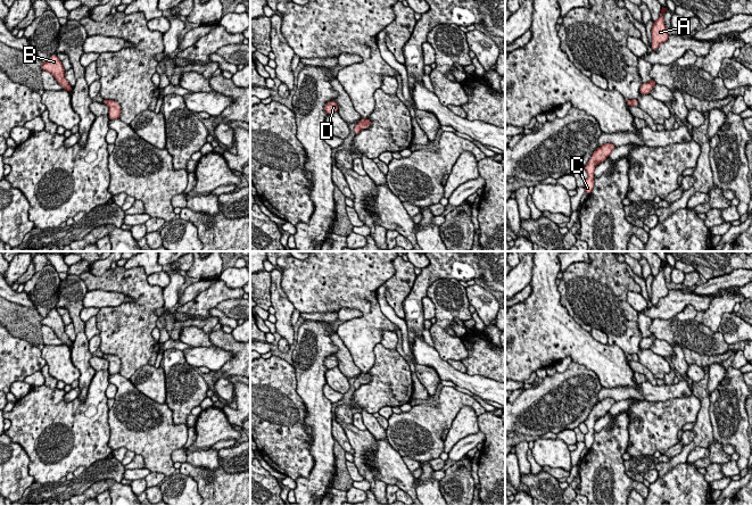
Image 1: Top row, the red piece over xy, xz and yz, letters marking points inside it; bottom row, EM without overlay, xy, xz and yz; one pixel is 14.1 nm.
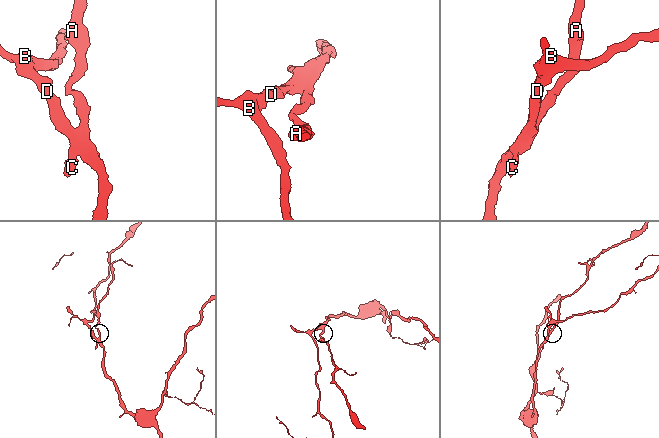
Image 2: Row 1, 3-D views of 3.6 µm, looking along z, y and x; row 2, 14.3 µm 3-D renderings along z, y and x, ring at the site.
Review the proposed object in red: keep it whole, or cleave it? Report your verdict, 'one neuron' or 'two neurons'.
one neuron

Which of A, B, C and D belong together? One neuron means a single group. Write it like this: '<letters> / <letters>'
A B C D

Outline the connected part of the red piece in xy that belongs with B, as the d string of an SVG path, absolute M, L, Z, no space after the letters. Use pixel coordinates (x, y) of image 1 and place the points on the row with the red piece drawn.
M52 55L46 63L41 63L41 68L46 72L49 72L56 78L56 81L64 88L64 90L66 90L67 92L73 90L73 88L65 78L65 69L57 55Z

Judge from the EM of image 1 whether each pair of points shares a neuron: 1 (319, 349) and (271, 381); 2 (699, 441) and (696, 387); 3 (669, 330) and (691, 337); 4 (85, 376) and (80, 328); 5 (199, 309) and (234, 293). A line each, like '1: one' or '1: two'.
1: two
2: one
3: one
4: one
5: one

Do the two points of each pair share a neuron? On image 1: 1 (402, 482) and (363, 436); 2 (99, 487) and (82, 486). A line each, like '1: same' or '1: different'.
1: different
2: different

